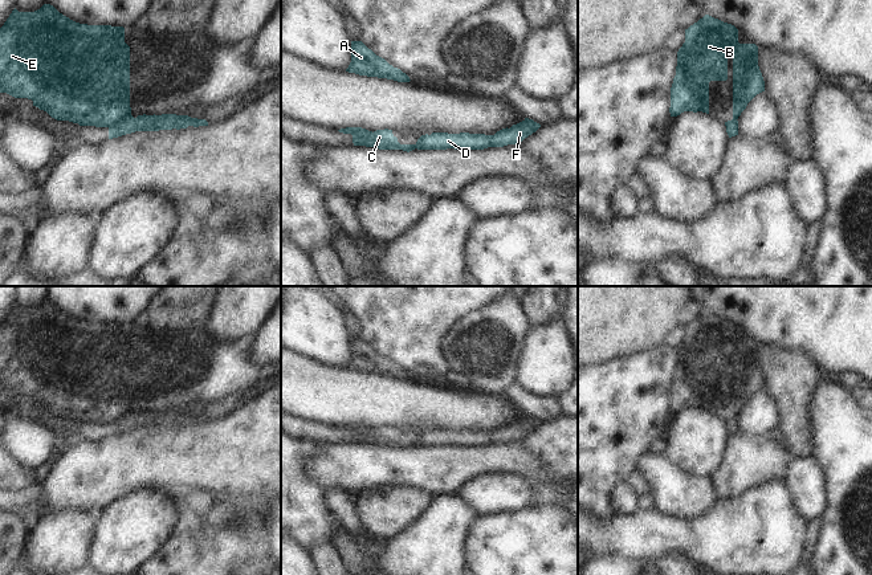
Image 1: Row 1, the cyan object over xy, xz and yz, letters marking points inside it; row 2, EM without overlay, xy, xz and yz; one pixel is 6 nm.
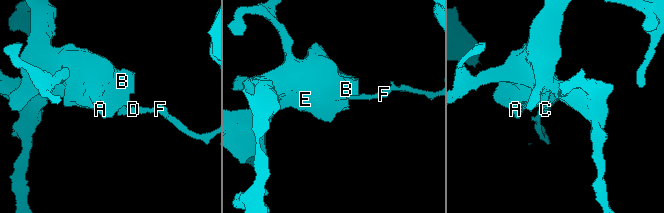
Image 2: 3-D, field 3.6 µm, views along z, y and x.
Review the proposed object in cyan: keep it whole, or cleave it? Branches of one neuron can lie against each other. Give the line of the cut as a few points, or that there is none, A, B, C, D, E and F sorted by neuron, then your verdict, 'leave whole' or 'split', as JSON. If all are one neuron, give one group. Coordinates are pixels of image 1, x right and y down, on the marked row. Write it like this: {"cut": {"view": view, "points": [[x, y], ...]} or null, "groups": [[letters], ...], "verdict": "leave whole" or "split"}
{"cut": {"view": "xy", "points": [[130, 113], [108, 126]]}, "groups": [["A", "B", "C", "E"], ["D", "F"]], "verdict": "split"}

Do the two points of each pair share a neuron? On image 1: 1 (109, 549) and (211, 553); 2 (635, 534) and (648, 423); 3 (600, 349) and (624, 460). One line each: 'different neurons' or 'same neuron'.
1: different neurons
2: different neurons
3: different neurons

